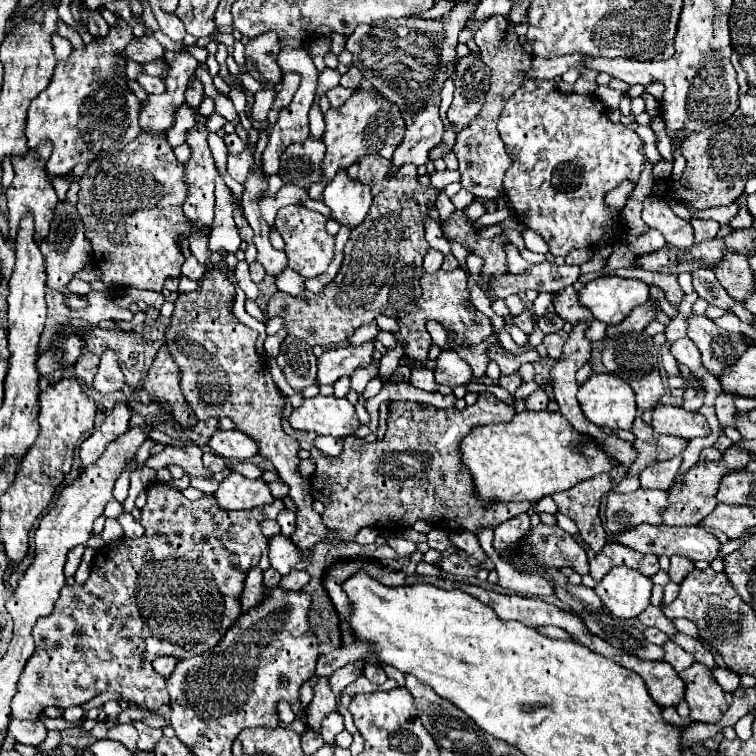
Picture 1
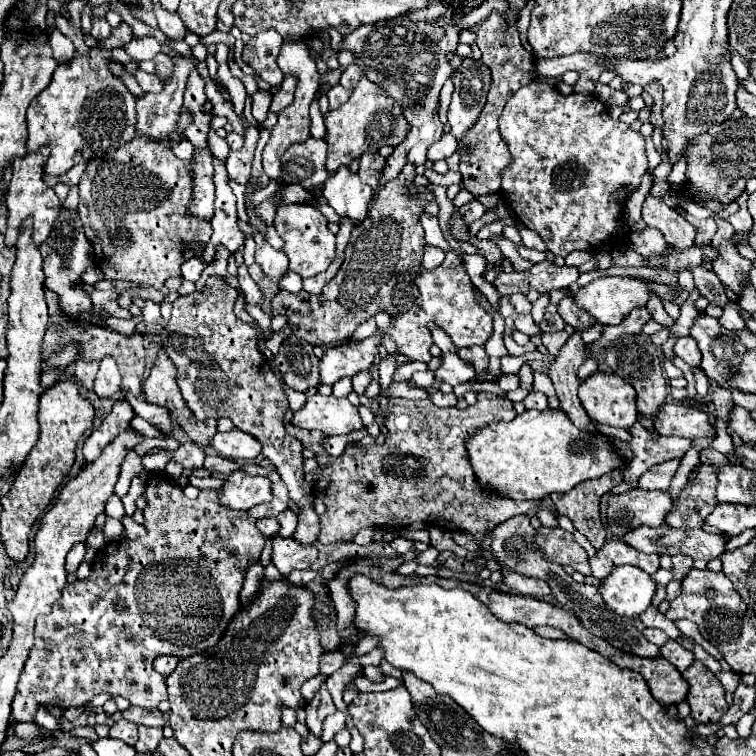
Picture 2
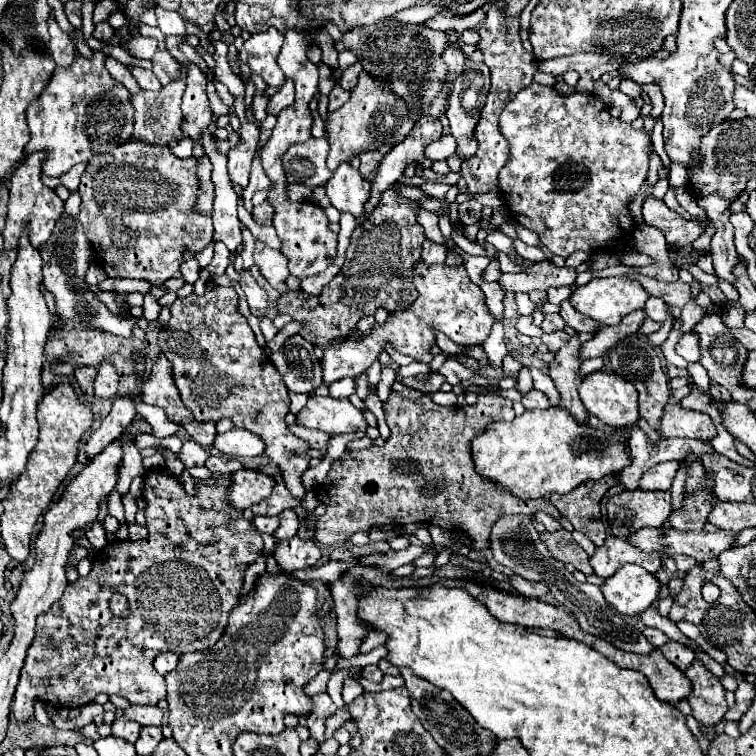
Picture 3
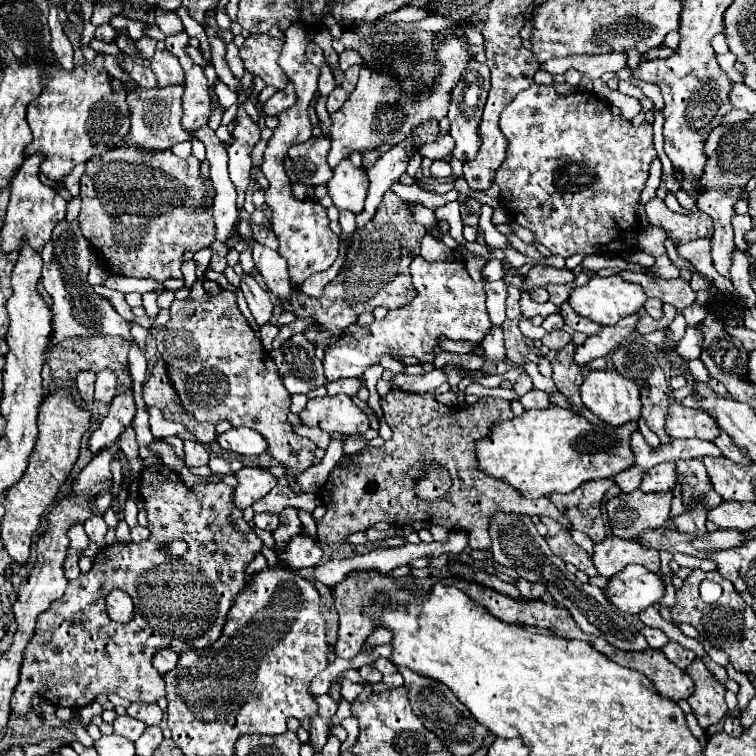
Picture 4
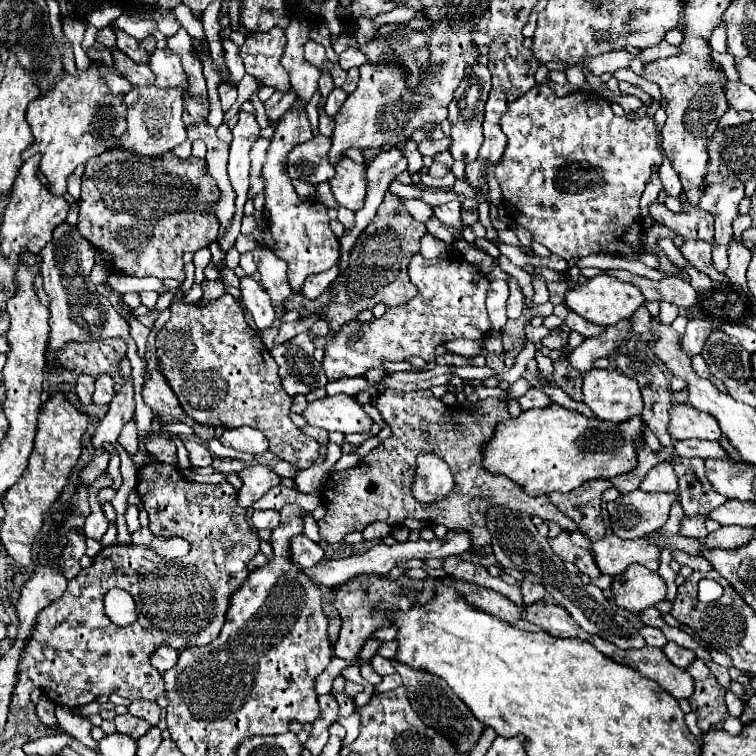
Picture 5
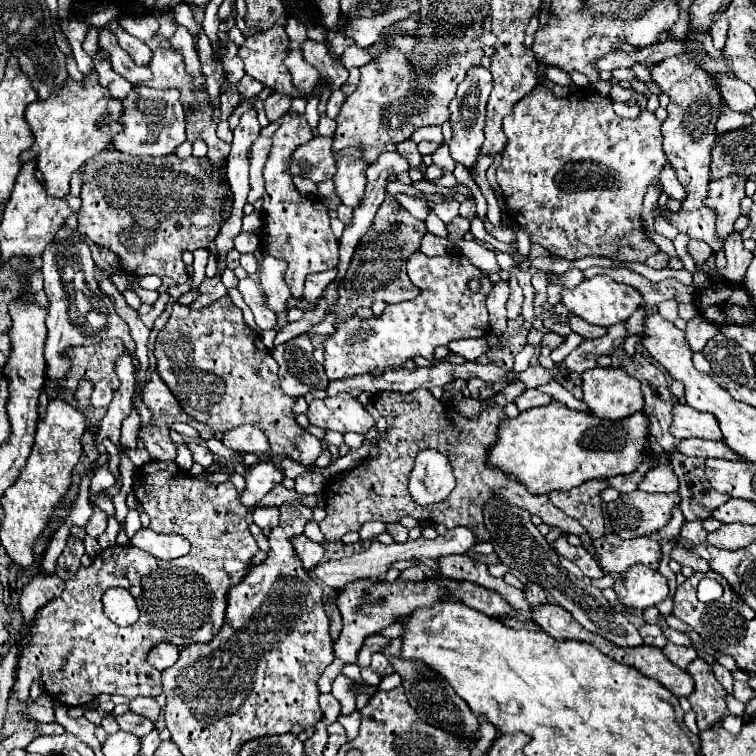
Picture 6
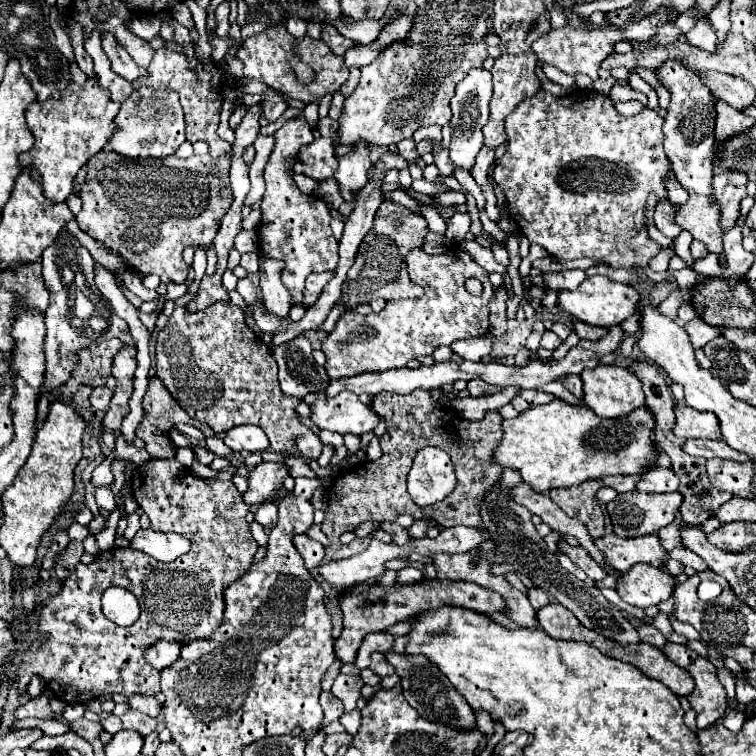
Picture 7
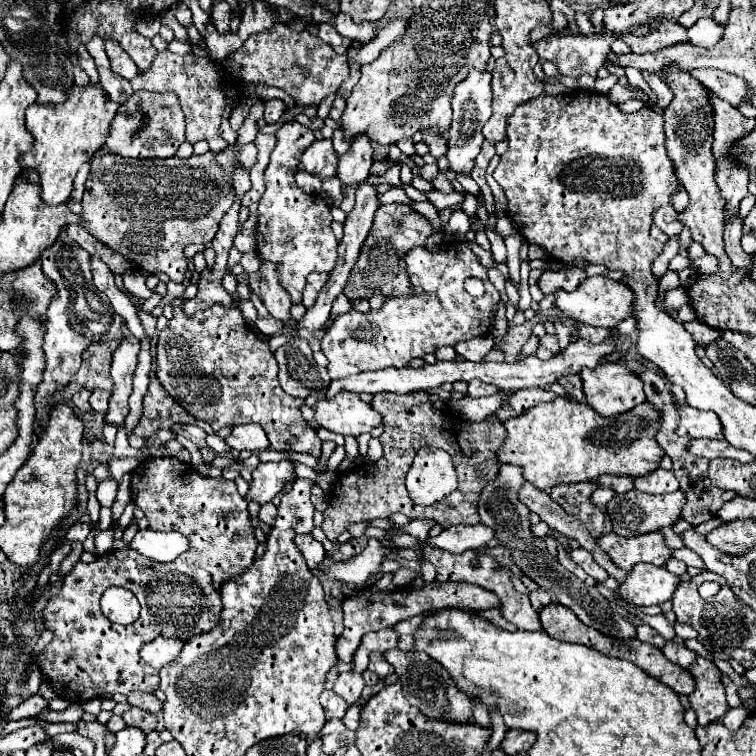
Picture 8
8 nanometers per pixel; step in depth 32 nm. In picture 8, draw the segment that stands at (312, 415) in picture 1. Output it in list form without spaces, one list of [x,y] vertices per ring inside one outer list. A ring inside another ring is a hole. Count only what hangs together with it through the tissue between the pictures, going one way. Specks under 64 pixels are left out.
[[[340,392],[334,398],[320,400],[314,406],[316,422],[342,436],[358,436],[364,432],[372,432],[372,428],[382,424],[382,414],[360,400],[354,392]]]

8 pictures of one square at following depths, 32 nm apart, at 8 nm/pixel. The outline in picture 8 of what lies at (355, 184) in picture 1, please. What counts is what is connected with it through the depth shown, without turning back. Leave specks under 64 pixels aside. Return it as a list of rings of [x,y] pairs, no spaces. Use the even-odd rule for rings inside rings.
[[[356,136],[350,140],[350,148],[346,154],[340,156],[338,164],[338,178],[342,184],[360,184],[370,174],[370,166],[374,162],[374,150],[368,136]]]

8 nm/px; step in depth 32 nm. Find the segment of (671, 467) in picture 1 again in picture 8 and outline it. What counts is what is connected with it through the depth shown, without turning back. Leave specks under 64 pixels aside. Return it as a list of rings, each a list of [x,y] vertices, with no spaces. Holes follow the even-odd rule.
[[[658,468],[656,472],[636,478],[634,488],[640,492],[648,492],[648,494],[668,494],[668,492],[678,490],[678,480],[676,480],[674,472]]]

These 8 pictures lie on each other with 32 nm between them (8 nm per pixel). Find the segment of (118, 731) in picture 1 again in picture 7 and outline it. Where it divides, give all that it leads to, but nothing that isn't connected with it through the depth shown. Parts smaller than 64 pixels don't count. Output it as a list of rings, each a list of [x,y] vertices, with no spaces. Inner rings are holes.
[[[130,708],[126,714],[122,714],[122,724],[124,724],[124,728],[128,728],[128,730],[132,728],[132,730],[140,732],[142,736],[148,736],[150,732],[156,730],[156,718],[142,714],[134,708]]]

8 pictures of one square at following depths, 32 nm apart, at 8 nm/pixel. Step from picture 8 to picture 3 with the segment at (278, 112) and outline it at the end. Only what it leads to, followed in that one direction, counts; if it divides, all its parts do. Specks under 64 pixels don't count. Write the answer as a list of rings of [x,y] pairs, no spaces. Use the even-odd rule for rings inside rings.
[[[286,80],[284,86],[268,100],[266,112],[278,116],[280,110],[284,110],[284,108],[288,108],[288,106],[292,106],[292,104],[294,104],[294,82],[292,82],[292,80]]]

